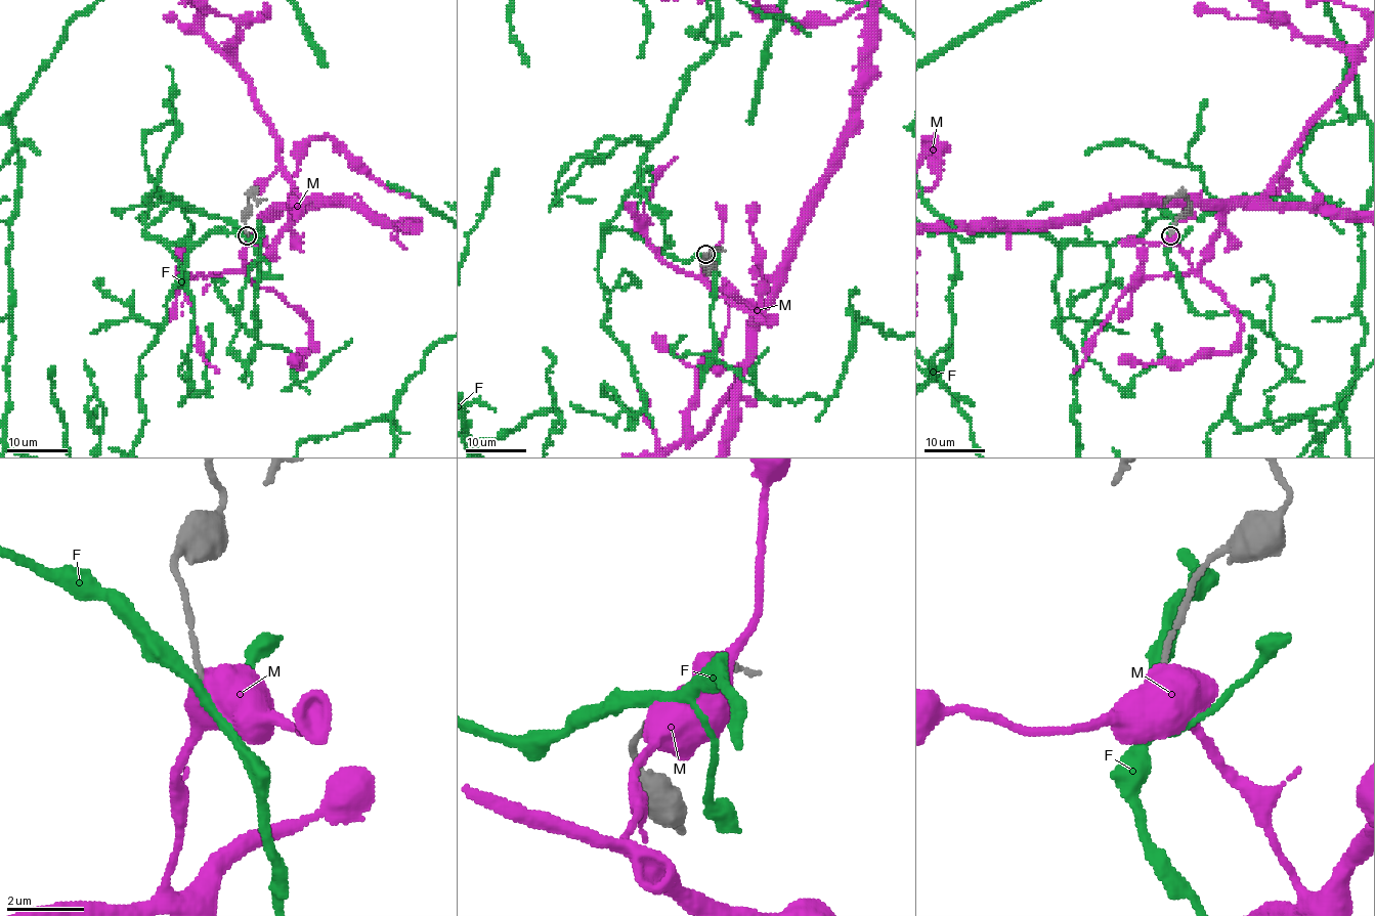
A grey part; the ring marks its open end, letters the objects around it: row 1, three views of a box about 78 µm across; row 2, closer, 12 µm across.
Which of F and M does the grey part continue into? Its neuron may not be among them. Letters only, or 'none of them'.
none of them

